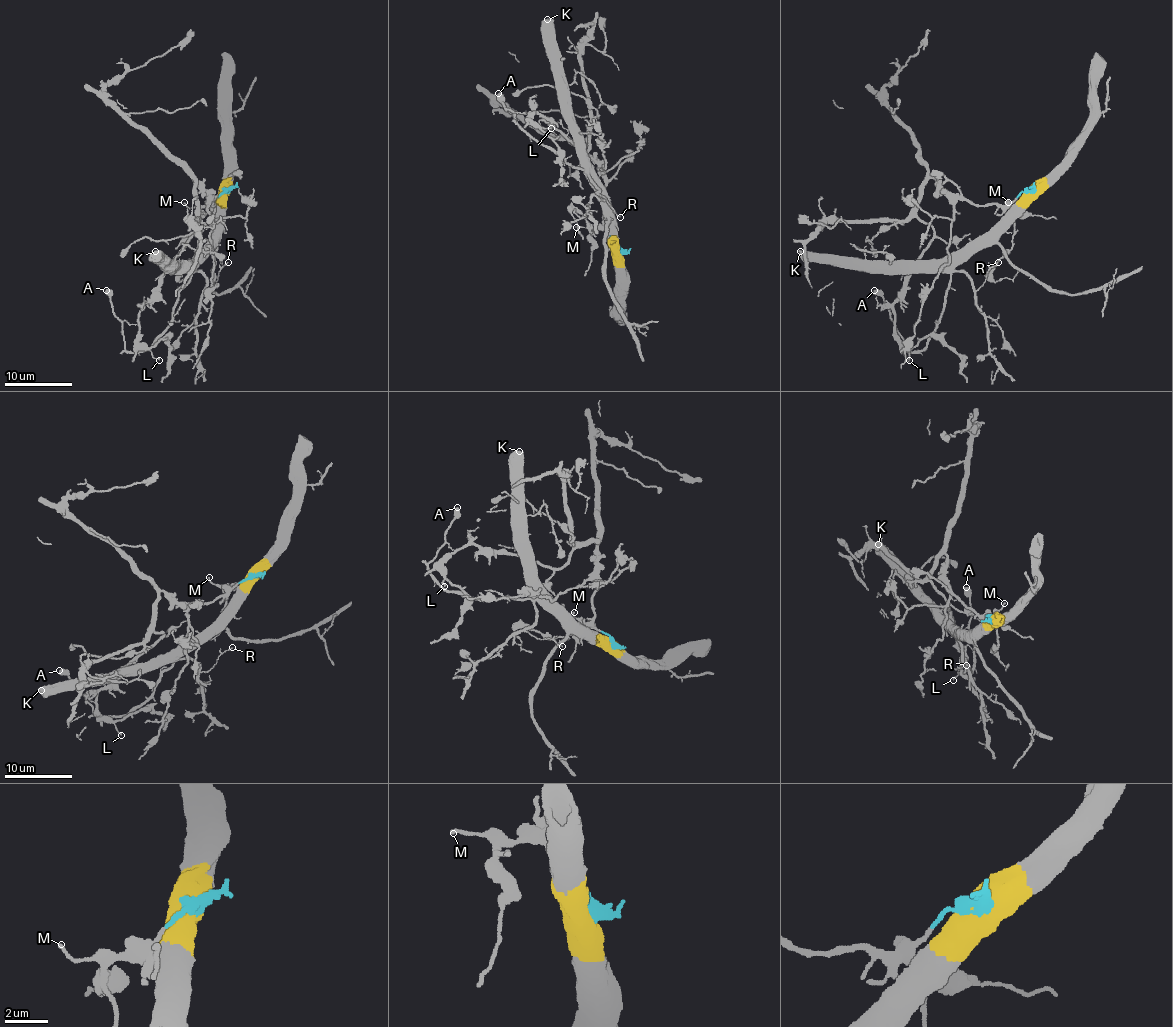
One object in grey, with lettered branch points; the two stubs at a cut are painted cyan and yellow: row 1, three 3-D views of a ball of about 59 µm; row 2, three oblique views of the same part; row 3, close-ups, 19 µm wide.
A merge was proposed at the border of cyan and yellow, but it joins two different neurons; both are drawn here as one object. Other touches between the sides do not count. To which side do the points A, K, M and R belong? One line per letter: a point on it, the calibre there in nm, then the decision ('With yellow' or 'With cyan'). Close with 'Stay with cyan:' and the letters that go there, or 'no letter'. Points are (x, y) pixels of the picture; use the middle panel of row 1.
A: Place: (498, 93). Thickness 550 nm. With yellow
K: Place: (547, 19). Thickness 750 nm. With yellow
M: Place: (576, 227). Thickness 130 nm. With cyan
R: Place: (620, 217). Thickness 100 nm. With yellow
Stay with cyan: M

